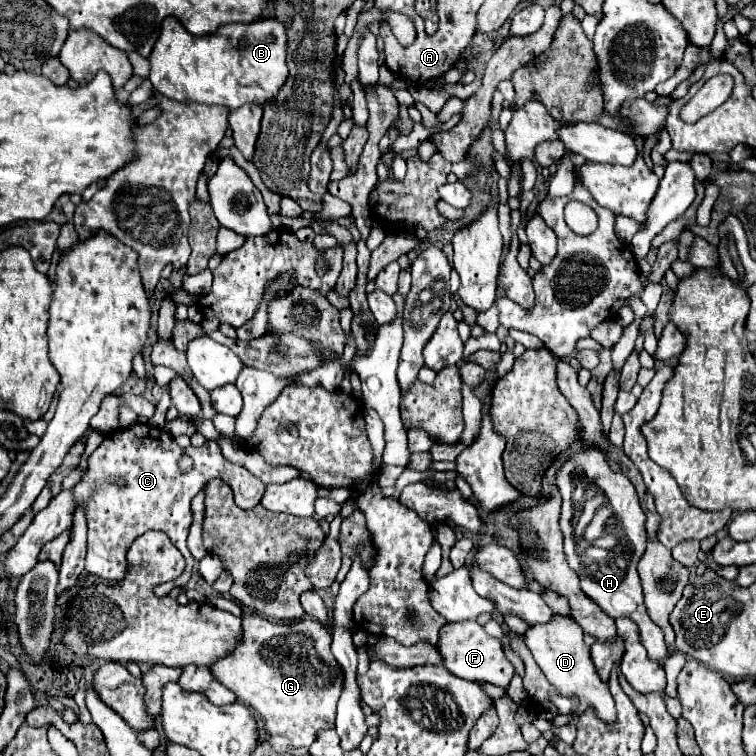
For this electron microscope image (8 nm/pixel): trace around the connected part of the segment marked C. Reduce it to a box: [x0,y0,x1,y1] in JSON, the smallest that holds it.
[75,426,265,596]

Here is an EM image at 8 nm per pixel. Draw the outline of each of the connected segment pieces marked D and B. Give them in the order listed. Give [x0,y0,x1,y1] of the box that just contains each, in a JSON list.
[[525,616,615,724],[149,18,289,110]]

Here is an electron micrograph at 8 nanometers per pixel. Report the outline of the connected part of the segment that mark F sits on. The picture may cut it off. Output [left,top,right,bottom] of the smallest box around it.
[437,622,515,688]

